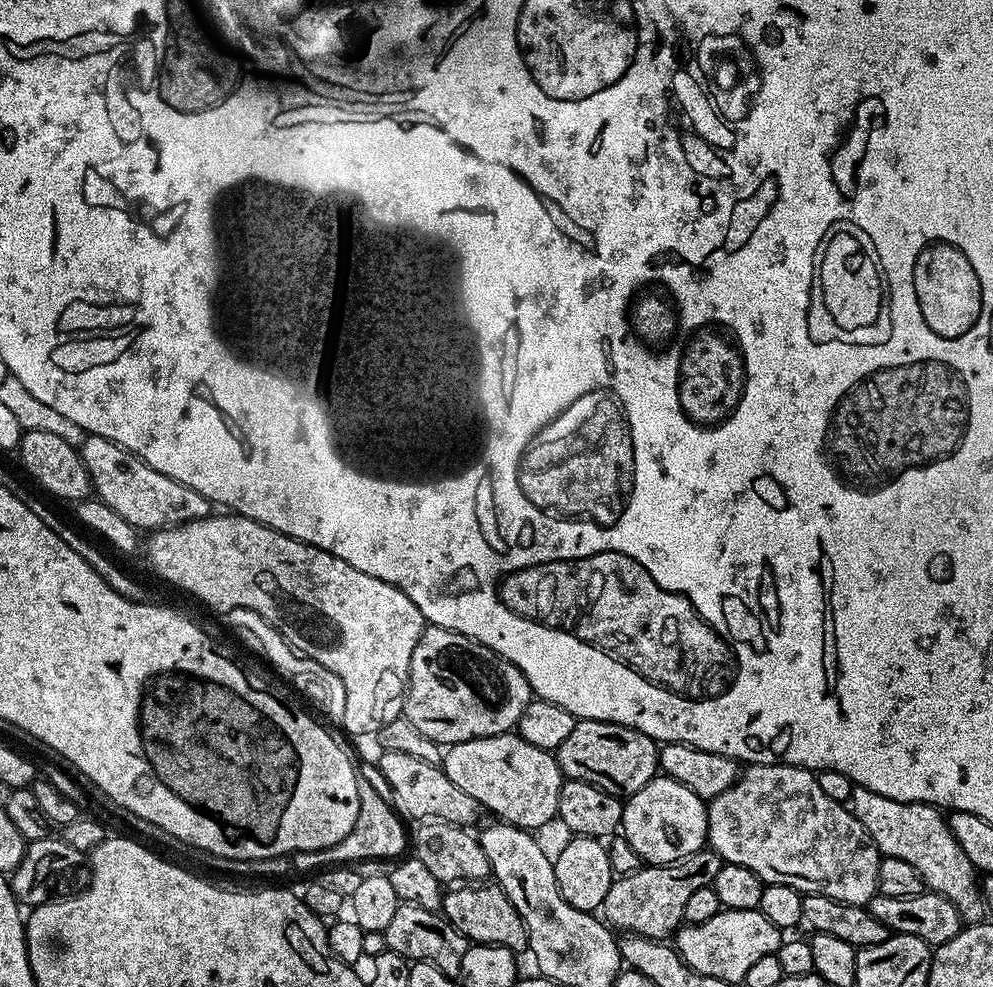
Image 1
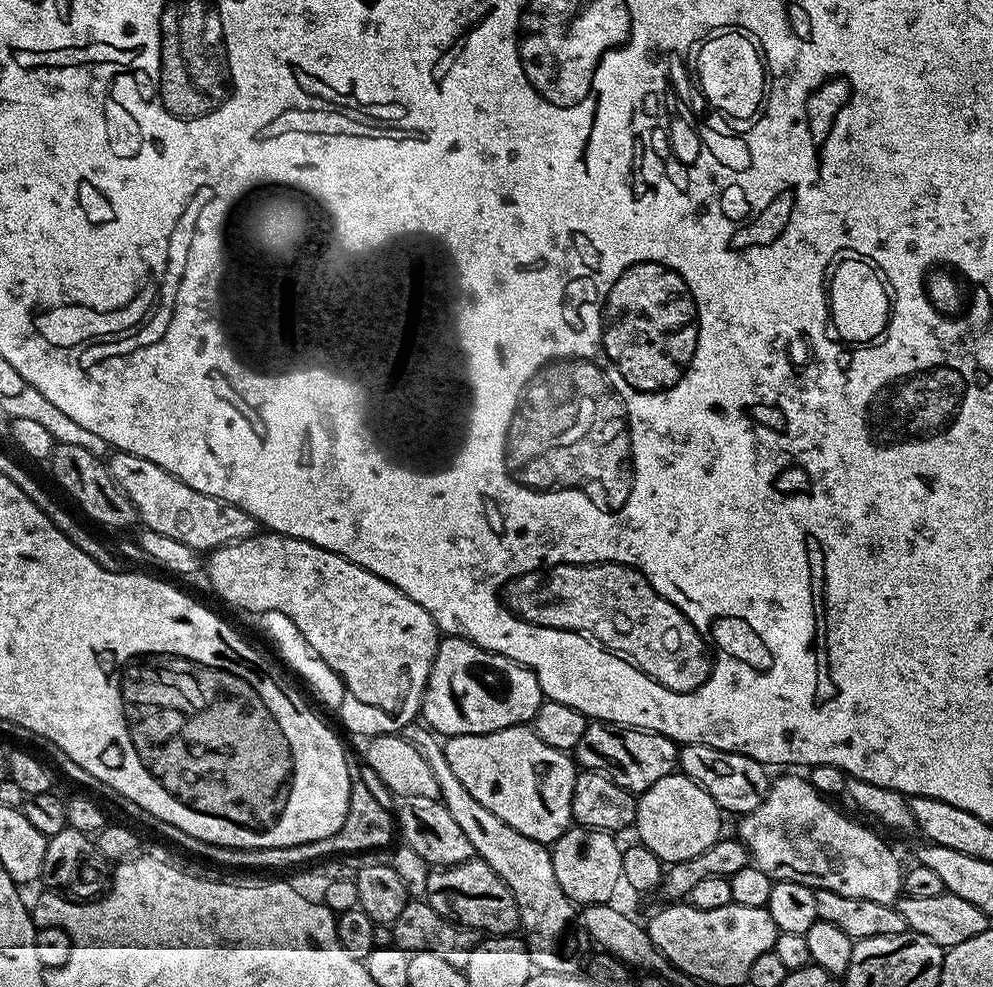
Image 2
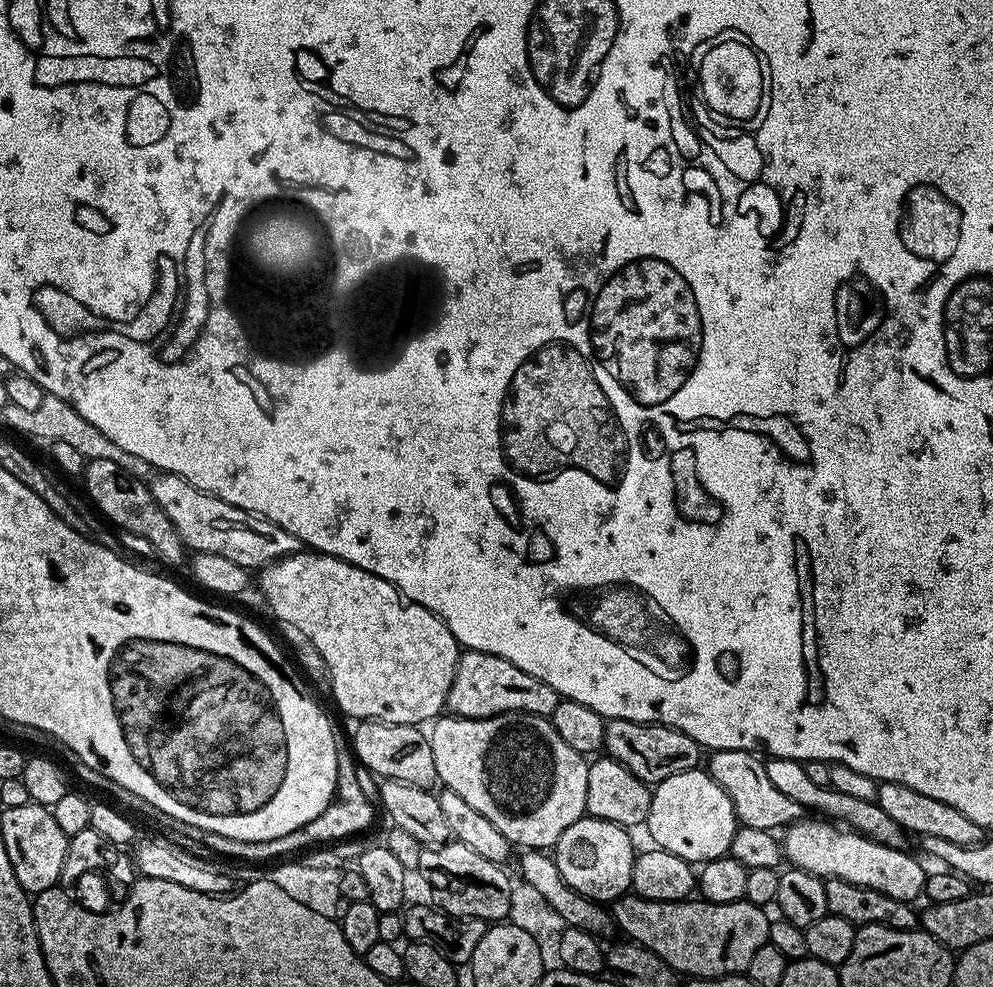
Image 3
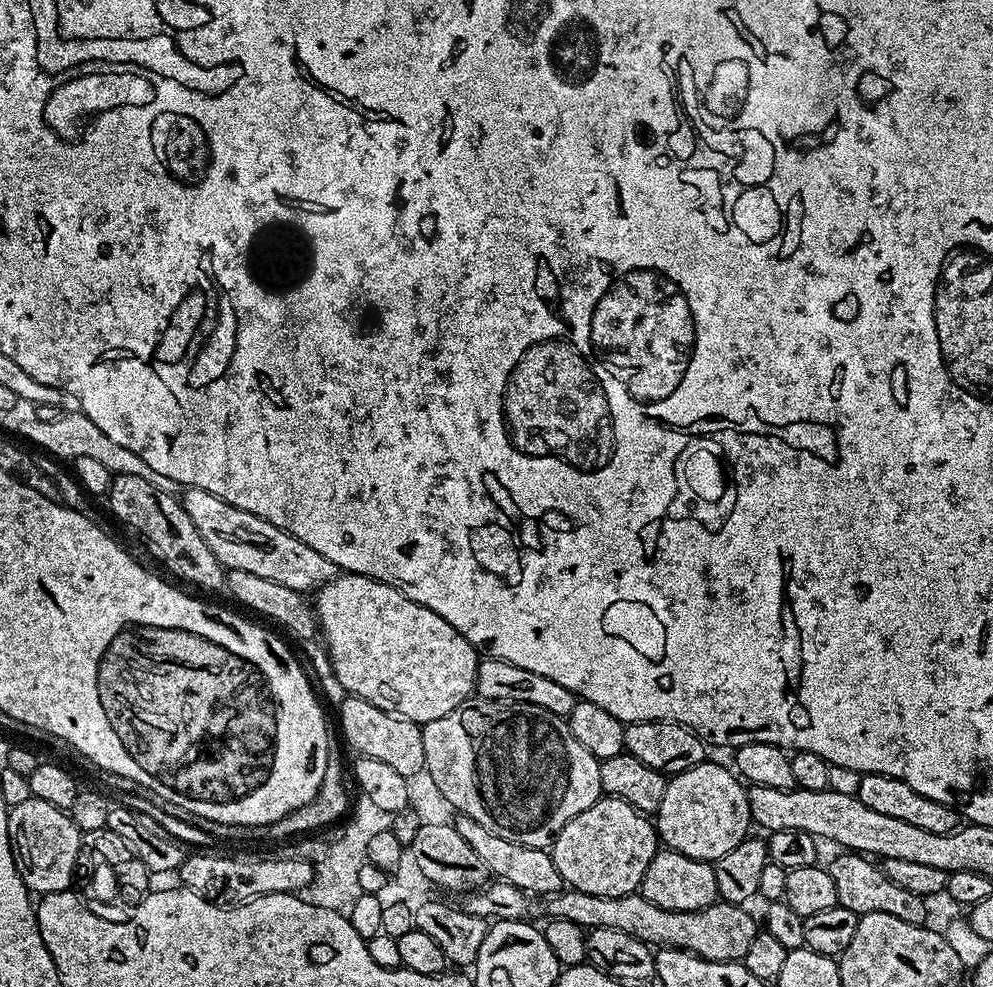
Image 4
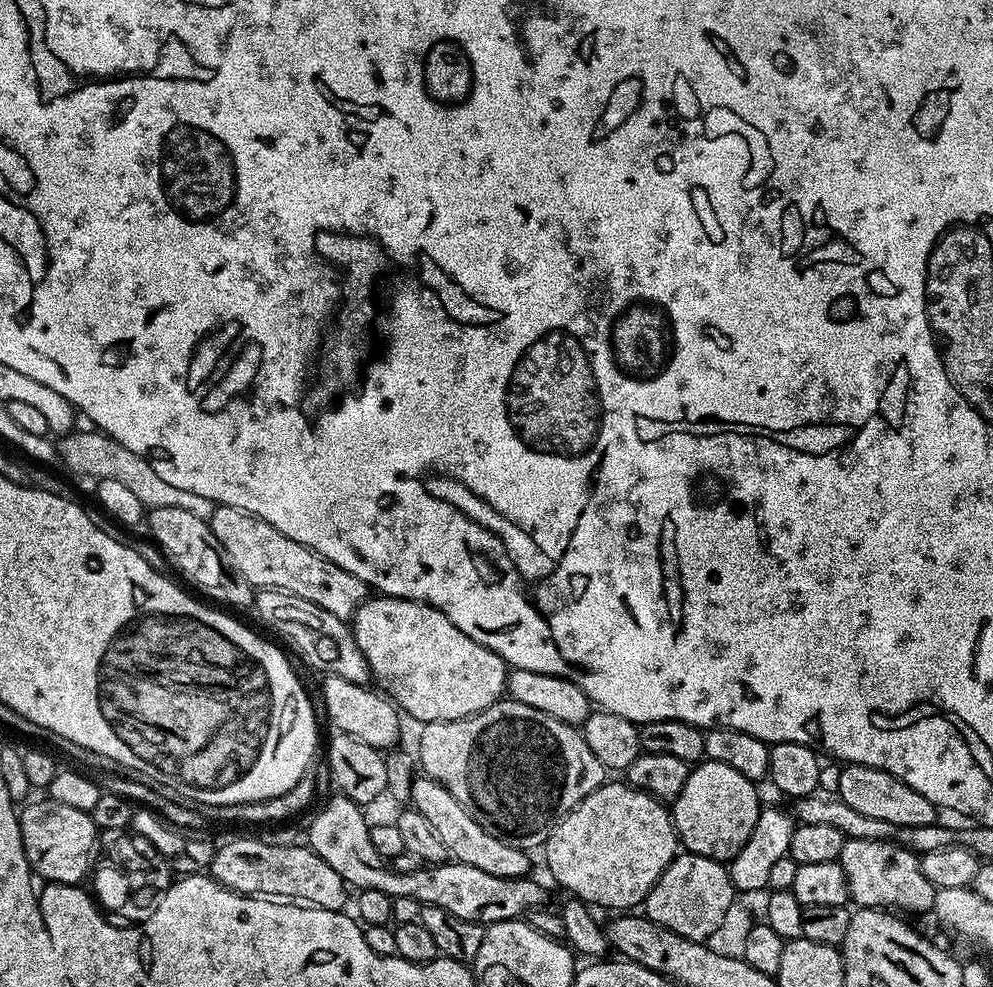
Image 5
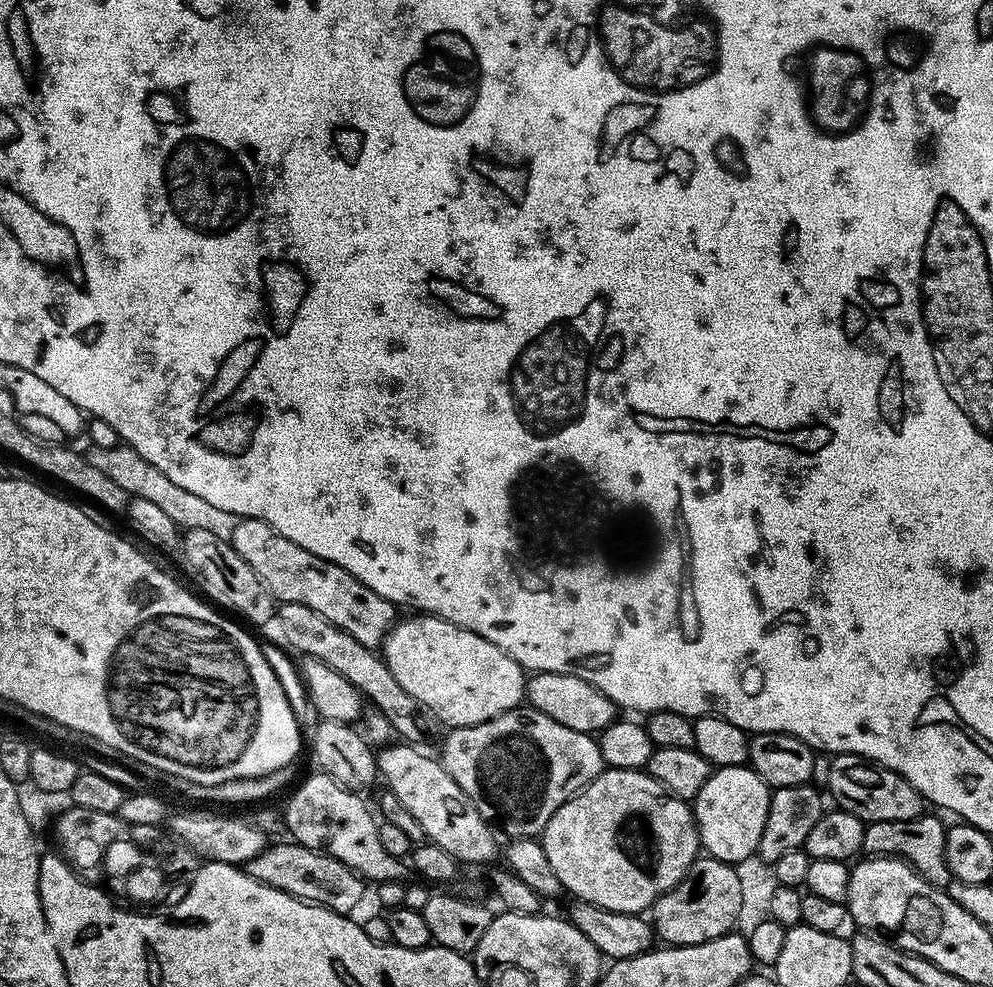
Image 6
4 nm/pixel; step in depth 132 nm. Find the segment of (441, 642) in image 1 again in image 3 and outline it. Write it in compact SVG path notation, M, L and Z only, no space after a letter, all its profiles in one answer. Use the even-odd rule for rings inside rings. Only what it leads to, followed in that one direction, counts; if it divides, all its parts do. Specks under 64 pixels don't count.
M464 650L460 653L446 708L451 715L475 720L501 716L504 712L532 712L535 716L551 718L560 699L561 696L550 685L506 662L506 658Z

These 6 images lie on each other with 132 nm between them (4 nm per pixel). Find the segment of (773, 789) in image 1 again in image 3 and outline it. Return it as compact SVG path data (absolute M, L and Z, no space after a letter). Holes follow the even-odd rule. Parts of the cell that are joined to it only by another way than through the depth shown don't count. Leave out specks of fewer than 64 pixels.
M801 818L783 829L784 859L791 867L830 880L842 878L842 882L854 882L854 886L866 886L899 900L916 902L924 896L928 872L903 847L879 844L822 818L808 819Z

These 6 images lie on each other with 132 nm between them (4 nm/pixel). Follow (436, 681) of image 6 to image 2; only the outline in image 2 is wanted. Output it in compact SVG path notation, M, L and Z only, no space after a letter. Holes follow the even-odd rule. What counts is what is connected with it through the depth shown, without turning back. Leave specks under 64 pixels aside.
M278 532L257 534L245 540L239 540L233 544L227 544L215 549L207 557L206 572L207 568L208 580L212 583L213 590L226 603L233 604L236 608L245 608L246 611L252 612L251 614L269 612L270 610L278 610L282 614L286 614L286 618L290 618L290 622L294 622L294 626L298 626L298 630L302 630L302 638L306 638L306 642L310 642L310 646L314 651L344 679L344 686L350 698L345 698L342 701L338 709L338 715L340 715L340 720L344 723L346 731L353 732L356 736L364 736L363 738L400 734L403 733L406 725L413 723L421 715L424 691L428 685L430 670L434 666L434 654L440 645L442 633L437 628L434 618L430 618L430 614L426 614L426 610L422 610L422 606L418 606L418 602L406 598L406 594L399 592L390 582L378 578L370 570L366 570L362 566L358 566L330 550L322 550L310 542L299 540L293 536L282 536Z

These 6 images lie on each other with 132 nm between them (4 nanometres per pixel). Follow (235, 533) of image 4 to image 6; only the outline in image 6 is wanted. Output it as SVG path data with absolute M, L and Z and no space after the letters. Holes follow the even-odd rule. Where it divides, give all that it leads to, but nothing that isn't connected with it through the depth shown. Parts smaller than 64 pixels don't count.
M237 519L230 543L242 562L246 562L246 566L258 574L266 590L280 604L310 606L310 610L346 630L350 638L362 642L362 646L379 649L393 624L397 623L397 605L374 594L370 586L358 582L358 578L342 570L342 566L326 562L326 558L318 558L318 554L310 554L310 550L302 550L302 546L275 532L265 520Z

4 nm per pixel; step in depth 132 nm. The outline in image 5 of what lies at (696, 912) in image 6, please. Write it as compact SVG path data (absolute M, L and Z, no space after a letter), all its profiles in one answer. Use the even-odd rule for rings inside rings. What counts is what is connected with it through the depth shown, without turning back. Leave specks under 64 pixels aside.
M684 850L662 870L658 882L654 882L644 899L642 912L648 919L658 922L658 926L682 934L682 938L705 942L721 925L733 895L732 879L721 861Z

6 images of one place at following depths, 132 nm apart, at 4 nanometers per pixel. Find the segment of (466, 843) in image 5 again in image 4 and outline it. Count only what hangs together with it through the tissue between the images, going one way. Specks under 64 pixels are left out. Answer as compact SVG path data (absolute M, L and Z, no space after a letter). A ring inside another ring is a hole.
M460 814L455 817L454 827L466 842L470 842L470 847L478 858L488 867L489 873L497 881L513 884L525 894L531 894L533 897L541 896L547 898L553 896L555 892L561 891L565 887L565 882L558 874L558 866L554 866L551 851L535 848L534 846L522 846L518 842L506 842L506 838L498 838L486 826L478 826L474 818Z

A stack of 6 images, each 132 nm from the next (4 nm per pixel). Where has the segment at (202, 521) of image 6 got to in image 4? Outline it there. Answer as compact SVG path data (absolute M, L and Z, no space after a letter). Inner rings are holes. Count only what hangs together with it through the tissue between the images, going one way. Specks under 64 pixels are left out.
M79 410L65 411L53 421L40 421L35 418L29 419L29 421L24 428L25 434L38 447L45 448L52 456L61 456L68 462L74 462L78 458L94 458L96 461L102 462L102 466L106 466L108 472L118 476L138 474L138 478L146 478L146 482L150 482L150 486L163 490L165 494L176 496L181 491L182 485L174 482L174 478L166 478L166 474L158 474L158 470L146 466L146 462L142 462L142 458L138 458L138 454L134 454L134 450L126 450L126 446L118 446L118 442L106 438L106 434L102 434L102 430L98 430L98 426L94 426L94 422L90 422L90 418Z

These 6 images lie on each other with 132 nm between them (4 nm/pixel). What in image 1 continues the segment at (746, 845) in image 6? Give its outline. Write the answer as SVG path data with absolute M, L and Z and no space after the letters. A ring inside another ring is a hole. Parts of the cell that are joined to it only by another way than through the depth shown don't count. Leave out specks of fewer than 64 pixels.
M660 774L642 790L623 801L622 834L649 865L672 864L701 851L708 839L708 810L705 801L677 780Z

